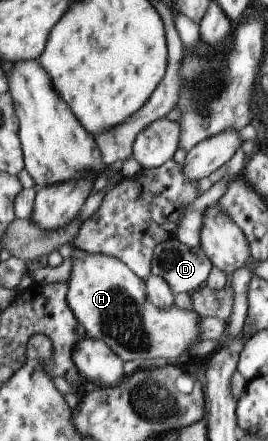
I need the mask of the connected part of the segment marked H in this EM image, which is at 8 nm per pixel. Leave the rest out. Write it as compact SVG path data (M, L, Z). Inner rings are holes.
M74 249L73 254L71 256L72 259L72 272L70 272L70 278L68 278L68 290L66 294L66 302L70 307L70 310L74 313L74 316L78 319L78 322L82 324L84 330L86 331L86 335L88 337L92 337L96 340L103 340L106 344L118 355L118 358L125 363L128 360L132 360L132 362L137 362L142 368L144 367L160 367L162 364L168 365L170 360L183 359L183 363L189 359L190 350L195 343L202 341L200 338L200 328L198 328L198 320L202 318L196 310L182 310L176 302L166 310L166 308L162 308L160 310L159 307L154 306L147 299L147 292L145 291L145 279L140 278L135 272L130 270L129 266L126 266L122 260L118 260L118 258L114 258L114 256L110 256L108 254L100 254L100 252L96 254L90 254L90 252L86 252L86 250Z

